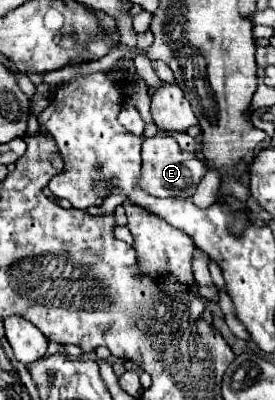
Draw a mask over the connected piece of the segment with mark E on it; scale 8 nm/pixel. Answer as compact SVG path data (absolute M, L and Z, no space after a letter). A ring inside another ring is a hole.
M156 133L154 137L146 137L142 143L142 179L140 187L144 191L154 193L154 197L190 197L194 195L200 179L206 173L206 163L196 155L180 149L174 137L166 133Z

